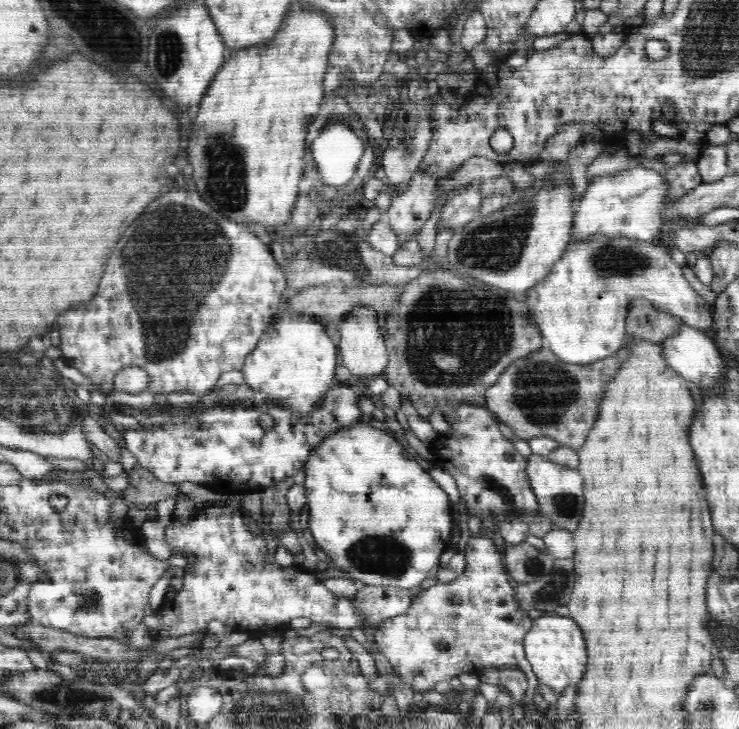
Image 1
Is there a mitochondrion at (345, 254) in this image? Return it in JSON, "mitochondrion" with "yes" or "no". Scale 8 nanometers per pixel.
{"mitochondrion":"yes"}

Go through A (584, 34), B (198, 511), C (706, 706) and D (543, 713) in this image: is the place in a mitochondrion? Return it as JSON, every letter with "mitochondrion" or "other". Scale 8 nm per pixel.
{"A":"other","B":"other","C":"mitochondrion","D":"other"}

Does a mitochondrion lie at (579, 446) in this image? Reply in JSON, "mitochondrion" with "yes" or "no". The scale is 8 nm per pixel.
{"mitochondrion":"no"}

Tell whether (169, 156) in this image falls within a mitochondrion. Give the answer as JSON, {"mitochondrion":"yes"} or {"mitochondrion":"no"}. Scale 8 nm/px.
{"mitochondrion":"no"}

